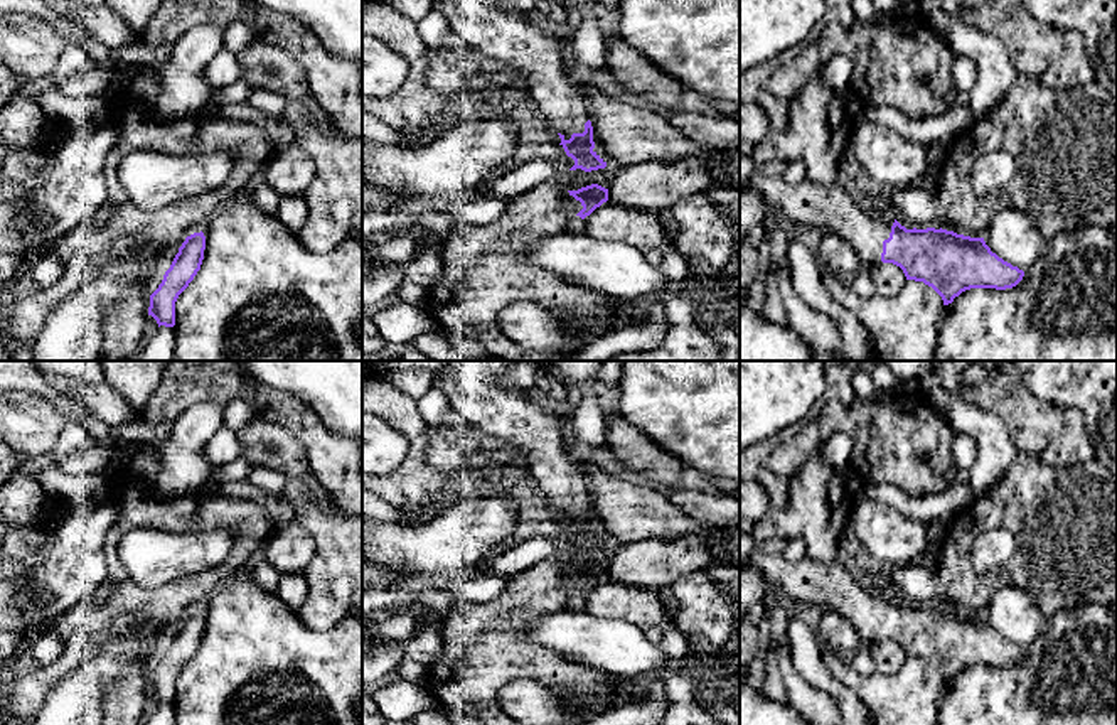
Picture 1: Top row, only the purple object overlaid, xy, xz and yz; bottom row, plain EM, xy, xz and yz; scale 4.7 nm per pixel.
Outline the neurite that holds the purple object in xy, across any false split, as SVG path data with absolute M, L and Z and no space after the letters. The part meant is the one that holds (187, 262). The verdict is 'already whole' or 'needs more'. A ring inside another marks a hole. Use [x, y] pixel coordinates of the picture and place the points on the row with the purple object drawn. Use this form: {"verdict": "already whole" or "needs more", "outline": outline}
{"verdict": "already whole", "outline": "M202 231L187 236L165 271L162 283L150 295L148 315L157 320L158 327L175 325L175 302L200 270L204 250L206 236Z"}

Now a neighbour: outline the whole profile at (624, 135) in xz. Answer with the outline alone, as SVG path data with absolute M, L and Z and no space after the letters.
M581 86L593 126L595 148L610 167L645 162L676 165L706 153L706 147L687 138L669 118L633 108L591 86Z

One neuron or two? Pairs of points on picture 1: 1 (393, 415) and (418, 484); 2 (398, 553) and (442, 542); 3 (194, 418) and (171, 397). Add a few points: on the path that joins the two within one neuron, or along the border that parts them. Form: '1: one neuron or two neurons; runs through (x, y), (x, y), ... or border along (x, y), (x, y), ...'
1: one neuron; runs through (410, 430), (415, 435), (415, 467)
2: one neuron; runs through (408, 550), (432, 548)
3: two neurons; border along (223, 405), (209, 402), (192, 403), (171, 425)

